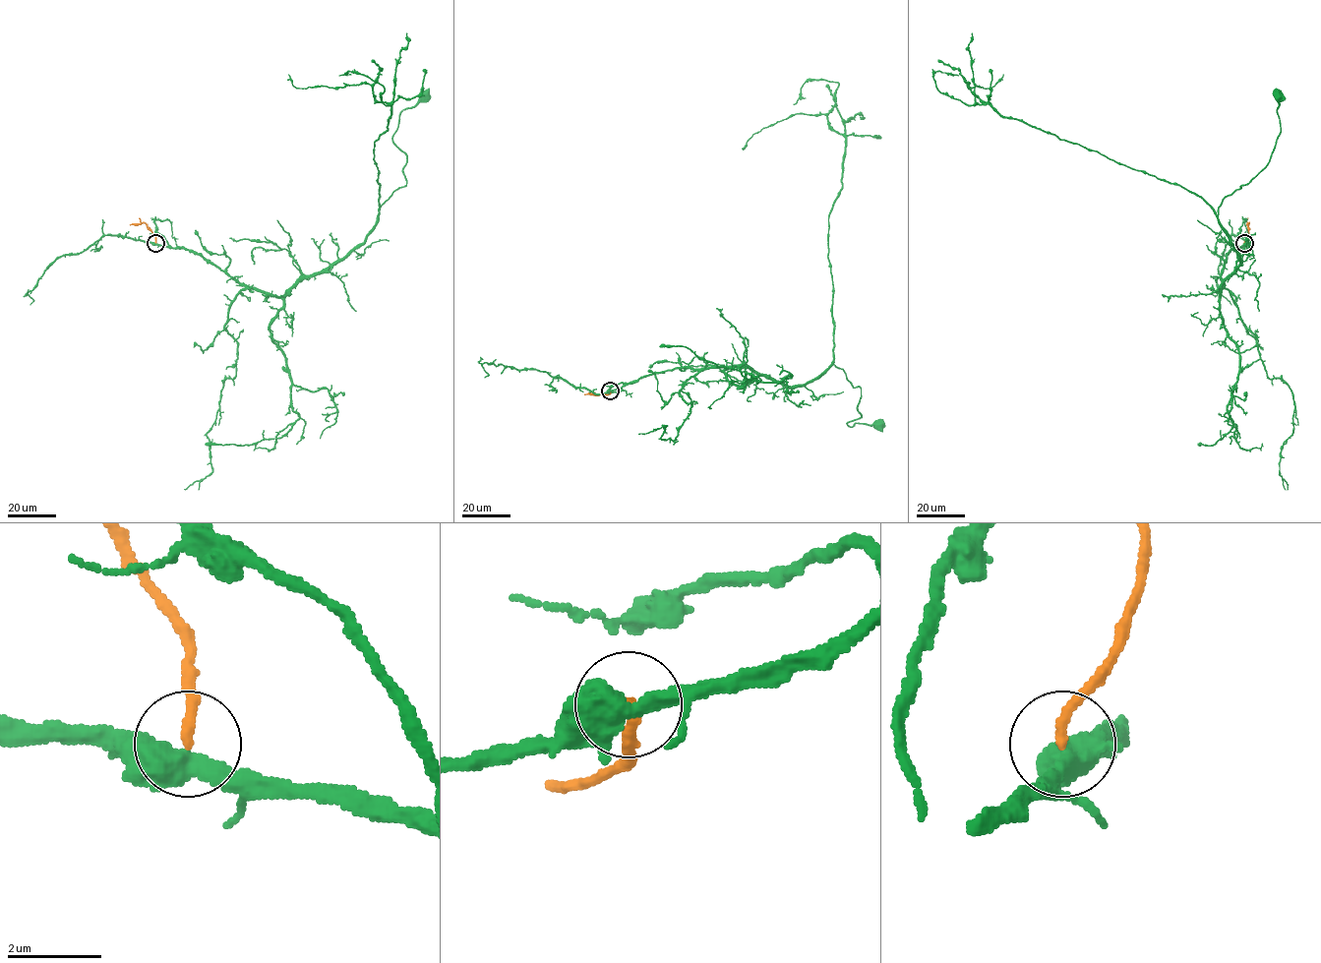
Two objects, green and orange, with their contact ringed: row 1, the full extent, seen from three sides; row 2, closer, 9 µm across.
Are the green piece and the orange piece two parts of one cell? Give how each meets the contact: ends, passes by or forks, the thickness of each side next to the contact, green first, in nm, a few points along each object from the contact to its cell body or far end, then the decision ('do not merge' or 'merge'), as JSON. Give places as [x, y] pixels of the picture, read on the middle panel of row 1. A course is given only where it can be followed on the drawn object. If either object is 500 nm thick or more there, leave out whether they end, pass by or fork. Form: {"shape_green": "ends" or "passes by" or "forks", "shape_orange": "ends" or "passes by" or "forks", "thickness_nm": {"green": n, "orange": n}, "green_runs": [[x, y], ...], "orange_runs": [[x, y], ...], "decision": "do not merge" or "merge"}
{"thickness_nm": {"green": 500, "orange": 200}, "green_runs": [[610, 391], [676, 368], [749, 365], [803, 386], [833, 364], [861, 390], [862, 416], [847, 424], [877, 425]], "orange_runs": [[610, 391], [609, 393], [584, 394]], "decision": "do not merge"}

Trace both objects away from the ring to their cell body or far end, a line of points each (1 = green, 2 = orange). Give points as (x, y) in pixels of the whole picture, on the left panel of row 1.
1: (155, 243), (283, 296), (358, 247), (406, 184), (392, 137), (423, 96)
2: (155, 243), (154, 235), (144, 222), (130, 224)

